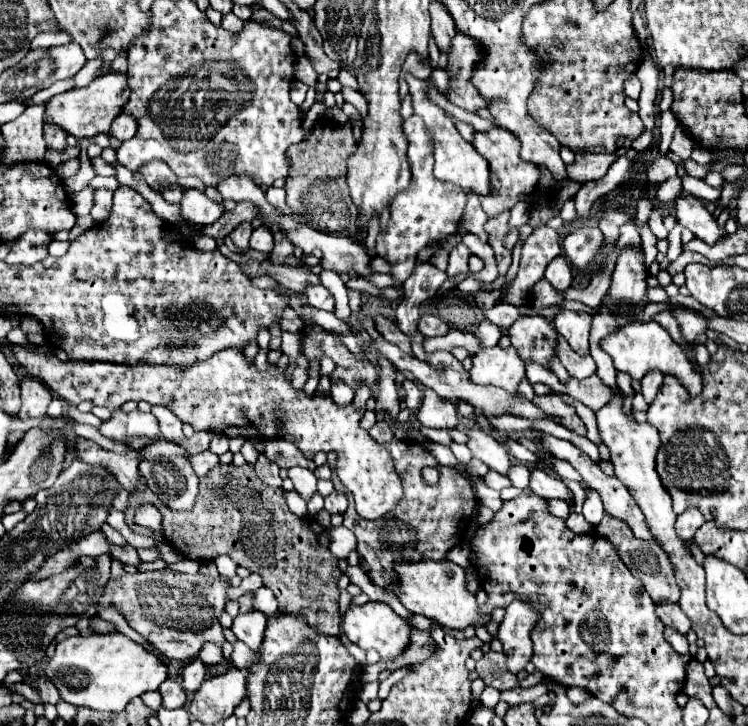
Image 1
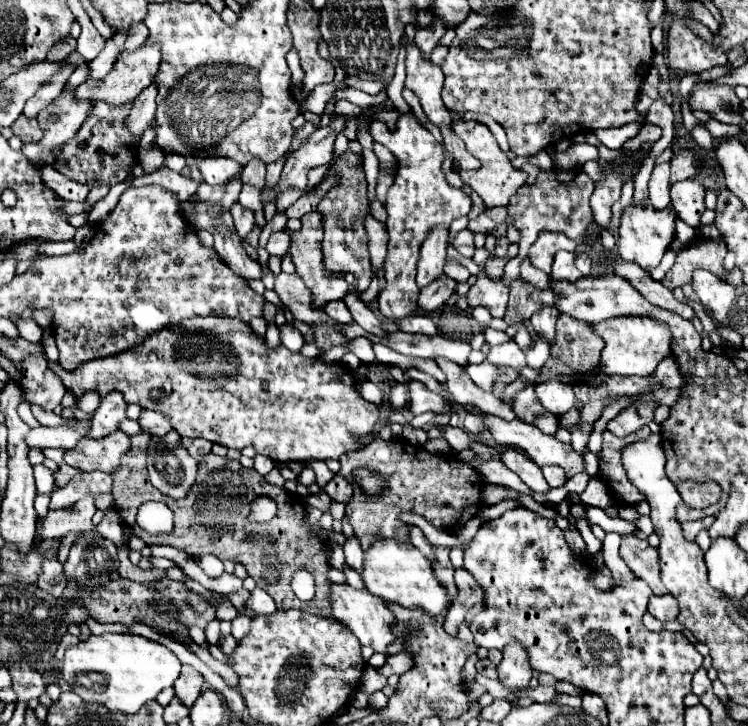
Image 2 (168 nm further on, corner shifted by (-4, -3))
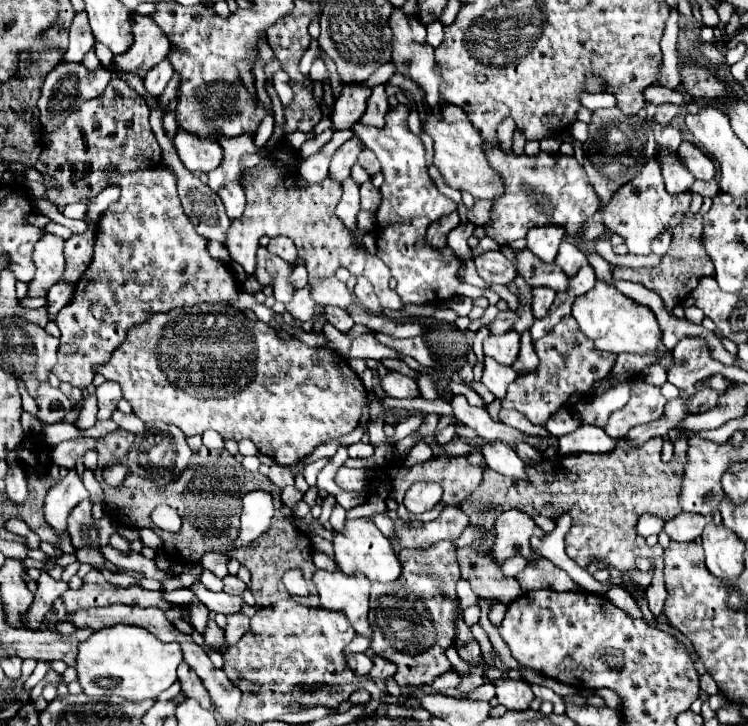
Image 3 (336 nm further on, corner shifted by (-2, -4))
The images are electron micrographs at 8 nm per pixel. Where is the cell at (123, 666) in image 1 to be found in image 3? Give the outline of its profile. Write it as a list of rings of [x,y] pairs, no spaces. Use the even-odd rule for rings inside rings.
[[[108,626],[98,632],[92,632],[92,636],[80,644],[80,652],[76,656],[76,672],[78,672],[78,682],[88,698],[118,696],[124,700],[142,702],[148,698],[154,700],[160,692],[164,692],[170,684],[176,682],[176,668],[180,660],[182,660],[180,644],[174,642],[166,644],[154,638],[154,634],[150,634],[148,630],[142,630],[140,626]]]

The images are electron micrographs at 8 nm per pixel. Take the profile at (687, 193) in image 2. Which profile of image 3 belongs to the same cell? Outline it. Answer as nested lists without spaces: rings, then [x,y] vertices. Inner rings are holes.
[[[658,148],[658,156],[662,158],[662,176],[666,182],[666,192],[668,194],[688,192],[696,178],[692,178],[690,172],[678,162],[678,156],[664,148]]]

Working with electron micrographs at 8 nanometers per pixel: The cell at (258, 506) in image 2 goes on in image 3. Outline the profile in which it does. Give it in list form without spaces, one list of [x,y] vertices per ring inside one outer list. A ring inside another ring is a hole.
[[[254,490],[244,496],[244,508],[240,516],[240,536],[238,548],[262,536],[274,518],[274,498],[266,490]]]

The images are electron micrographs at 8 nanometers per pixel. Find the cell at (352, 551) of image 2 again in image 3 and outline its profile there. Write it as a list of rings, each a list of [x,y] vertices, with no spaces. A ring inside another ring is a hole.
[[[336,506],[332,510],[332,516],[330,516],[330,524],[332,524],[334,532],[342,532],[344,530],[344,522],[346,522],[346,510],[342,506]]]

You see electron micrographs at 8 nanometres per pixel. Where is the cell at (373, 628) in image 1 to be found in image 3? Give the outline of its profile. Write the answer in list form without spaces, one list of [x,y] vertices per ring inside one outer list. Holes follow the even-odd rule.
[[[316,570],[314,584],[320,594],[320,606],[344,612],[354,630],[370,640],[370,580],[362,578],[362,574],[348,576],[340,570]]]

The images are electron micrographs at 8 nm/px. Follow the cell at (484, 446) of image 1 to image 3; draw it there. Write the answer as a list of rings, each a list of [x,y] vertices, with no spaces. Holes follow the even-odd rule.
[[[384,360],[382,362],[388,370],[394,370],[394,372],[402,372],[402,374],[406,374],[406,376],[410,376],[410,378],[416,378],[416,370],[412,370],[406,362],[402,362],[402,360]]]

